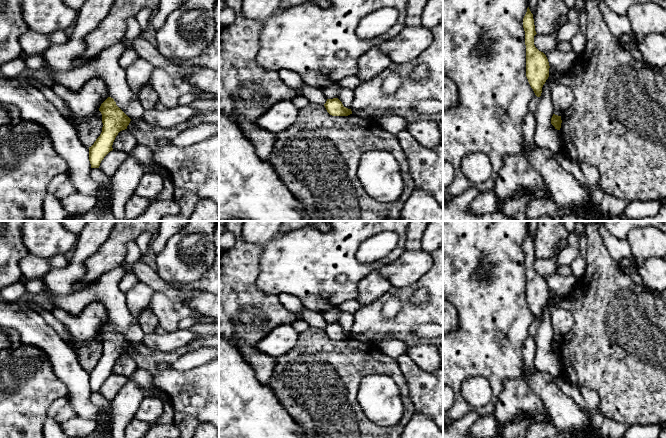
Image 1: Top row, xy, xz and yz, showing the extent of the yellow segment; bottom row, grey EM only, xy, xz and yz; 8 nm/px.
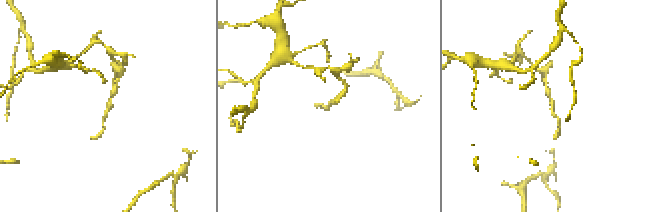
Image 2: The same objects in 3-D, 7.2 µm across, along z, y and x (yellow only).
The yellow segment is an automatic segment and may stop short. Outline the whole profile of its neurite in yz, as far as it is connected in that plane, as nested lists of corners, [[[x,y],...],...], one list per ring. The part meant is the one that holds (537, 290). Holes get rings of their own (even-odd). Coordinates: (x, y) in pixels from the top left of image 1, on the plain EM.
[[[529,231],[523,242],[526,269],[526,301],[537,321],[541,320],[542,311],[549,301],[549,286],[546,279],[534,269],[535,255],[533,238]]]

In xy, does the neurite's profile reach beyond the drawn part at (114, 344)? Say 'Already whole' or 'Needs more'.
Already whole

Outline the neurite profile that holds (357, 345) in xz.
[[[311,326],[299,334],[294,348],[276,357],[276,365],[268,386],[275,393],[280,405],[303,429],[306,438],[401,438],[405,426],[415,413],[413,402],[409,397],[408,384],[397,360],[380,352],[375,343],[361,342],[354,338],[332,340],[324,329]],[[373,374],[389,375],[400,389],[404,413],[394,426],[382,427],[374,424],[366,417],[358,402],[357,393],[361,381]]]

